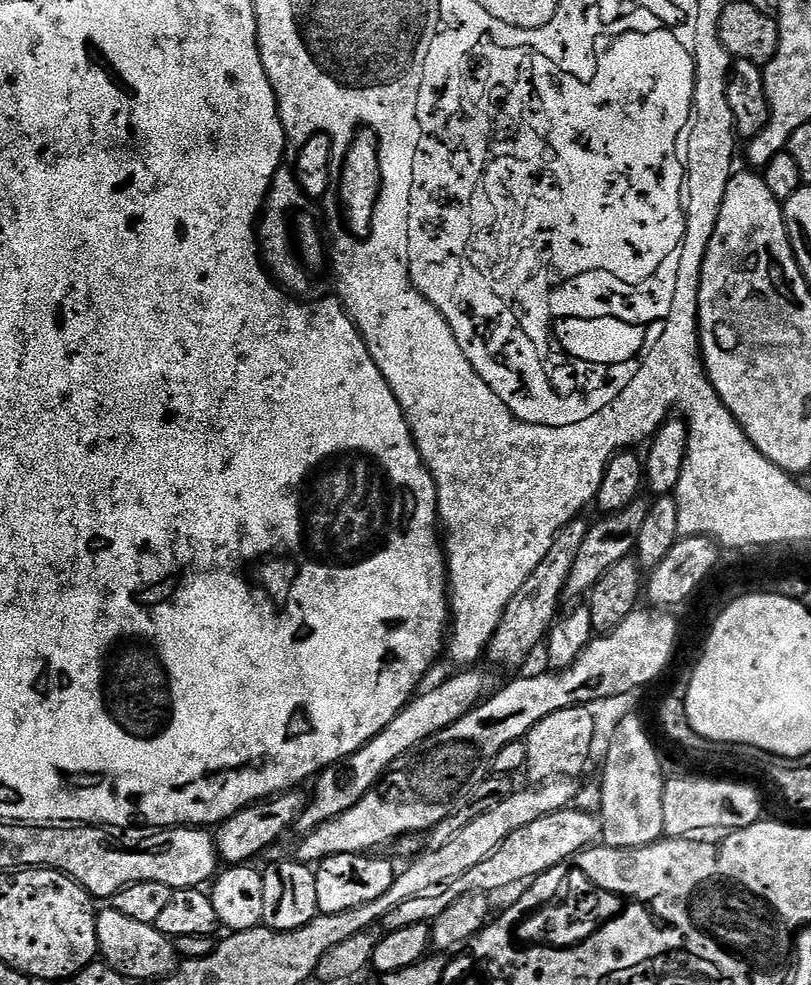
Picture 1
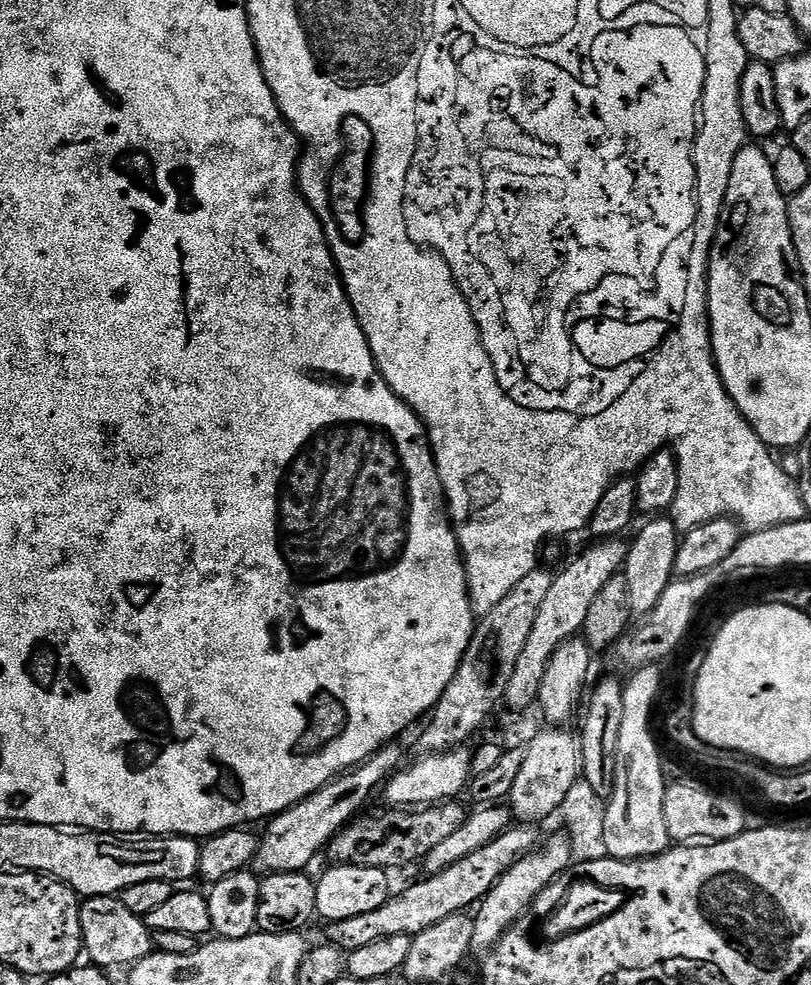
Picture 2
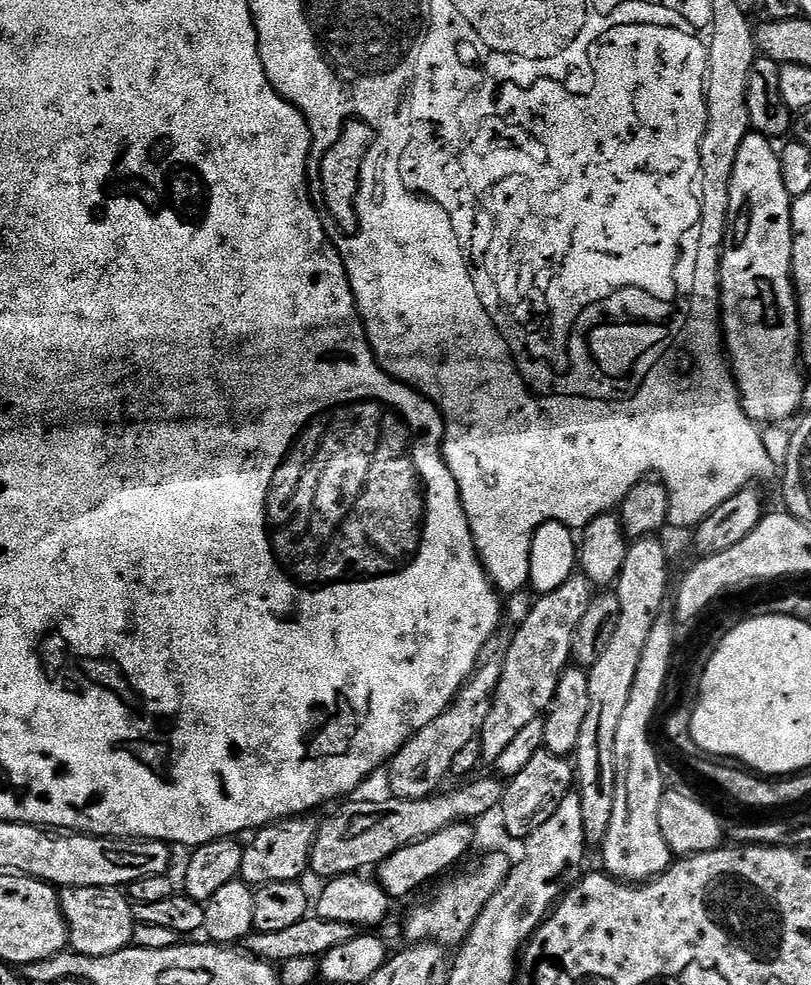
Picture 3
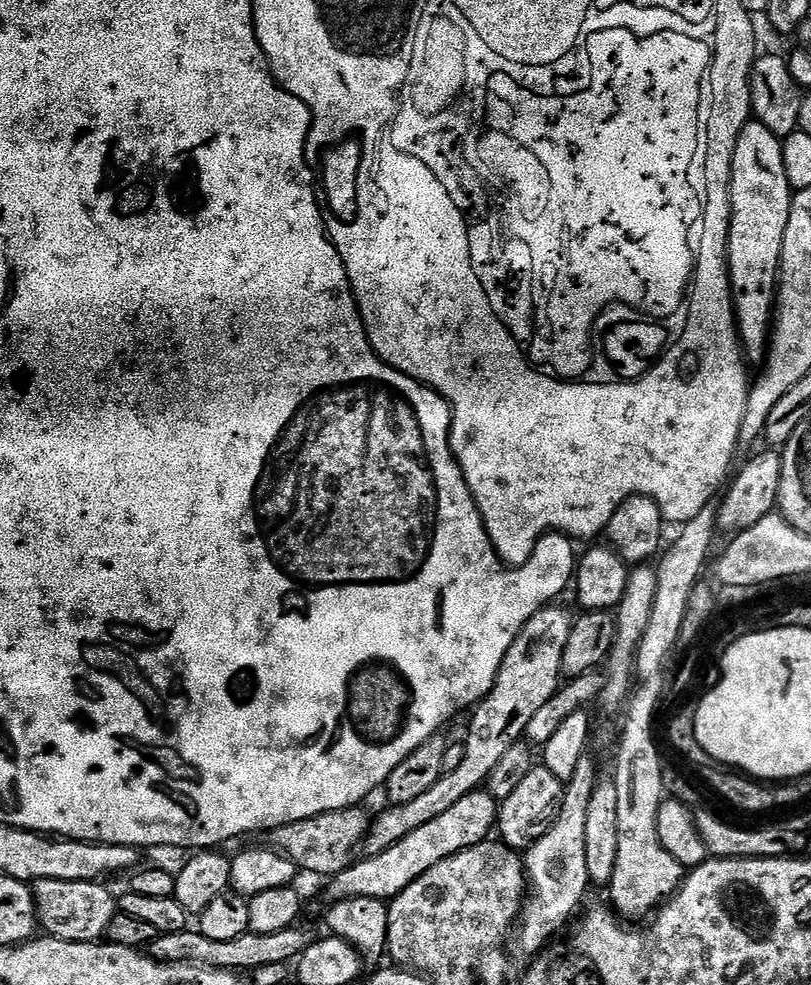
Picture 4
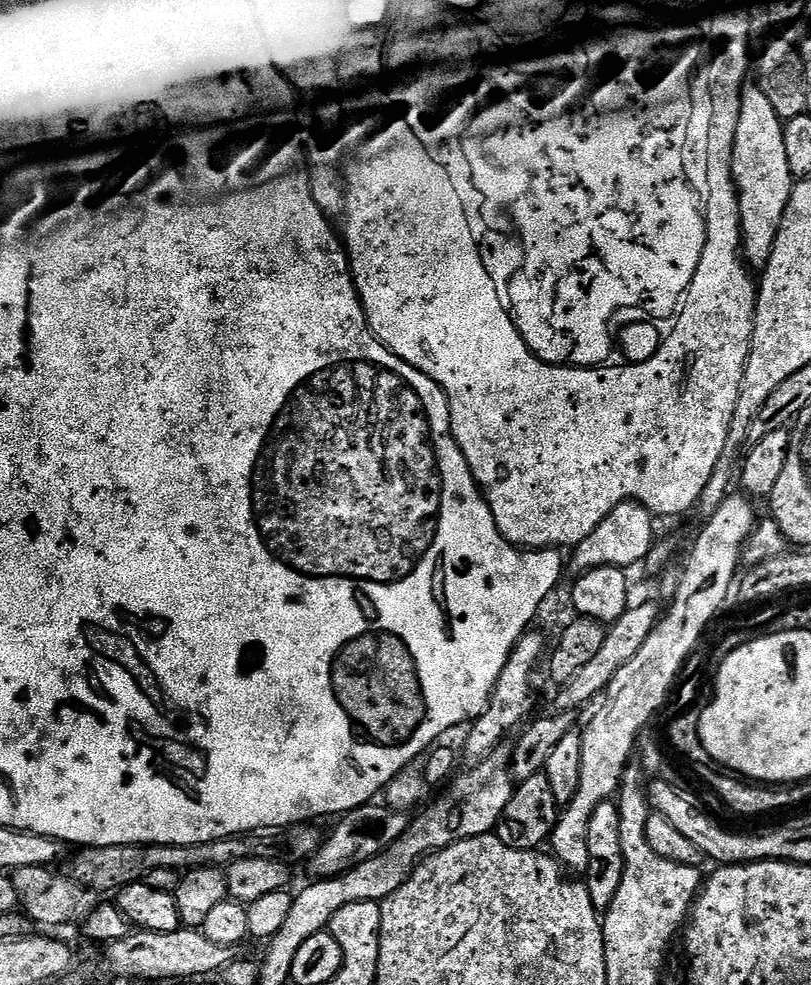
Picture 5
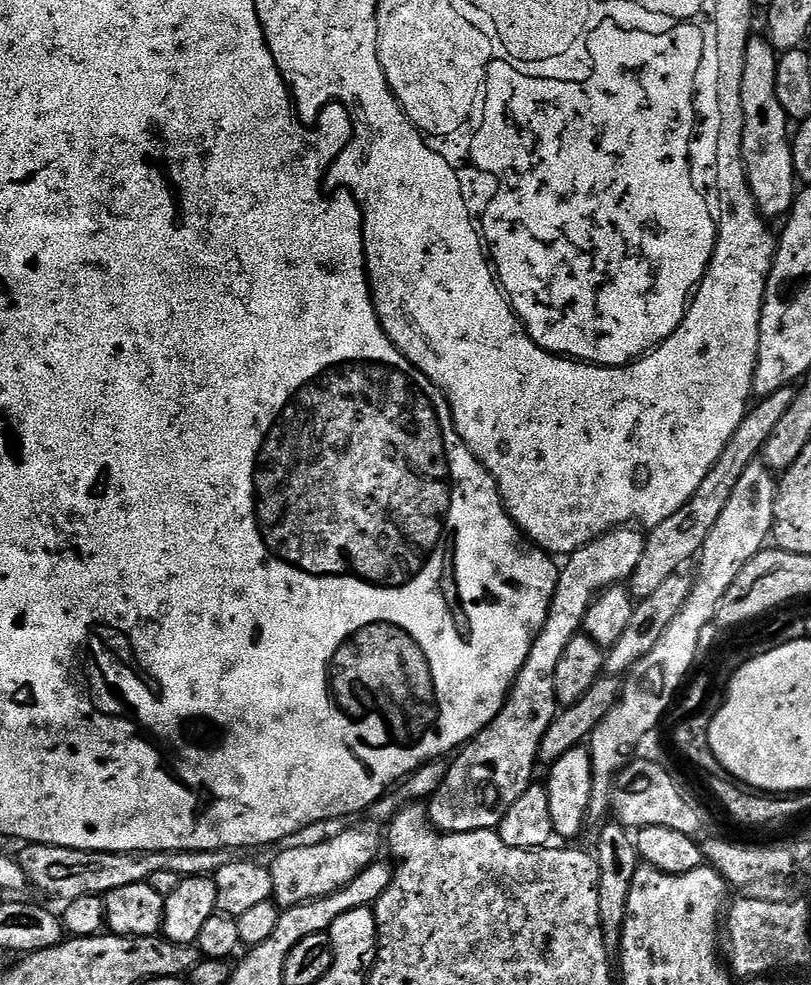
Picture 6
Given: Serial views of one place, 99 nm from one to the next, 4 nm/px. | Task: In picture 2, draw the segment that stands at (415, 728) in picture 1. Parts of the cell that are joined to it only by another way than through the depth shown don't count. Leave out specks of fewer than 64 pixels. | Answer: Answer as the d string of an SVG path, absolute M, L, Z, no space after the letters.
M400 742L385 744L372 755L371 760L365 760L362 764L357 764L354 768L349 768L346 772L341 772L335 780L331 780L326 786L322 786L314 794L307 796L302 802L298 802L293 808L287 808L284 812L271 817L267 821L264 836L259 837L260 848L256 852L254 861L255 867L261 873L271 874L273 872L304 872L307 864L316 855L323 853L328 844L336 837L337 832L341 832L348 823L357 819L365 811L364 803L372 796L372 791L379 789L382 782L387 781L401 767L404 756L404 748Z

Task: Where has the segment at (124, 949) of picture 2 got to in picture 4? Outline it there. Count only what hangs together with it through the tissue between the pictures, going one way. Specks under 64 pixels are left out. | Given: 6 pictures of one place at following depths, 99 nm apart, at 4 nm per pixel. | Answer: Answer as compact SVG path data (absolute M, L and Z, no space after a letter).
M46 878L31 885L36 900L36 918L39 927L49 936L66 942L95 944L107 937L112 920L118 914L118 900L107 888L107 883L95 880L59 880Z

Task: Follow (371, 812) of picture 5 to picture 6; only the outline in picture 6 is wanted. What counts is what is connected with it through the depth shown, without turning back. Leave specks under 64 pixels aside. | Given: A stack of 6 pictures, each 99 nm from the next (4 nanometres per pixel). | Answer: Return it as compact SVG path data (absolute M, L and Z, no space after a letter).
M348 828L329 840L320 840L317 844L300 844L297 848L288 848L280 852L270 863L274 890L272 900L277 908L293 908L299 904L305 904L318 898L326 898L338 890L342 890L362 870L366 870L377 863L382 848L382 836L374 829L368 828L363 832L360 828Z

